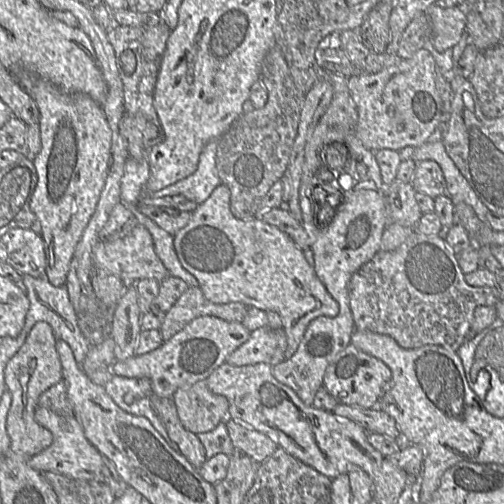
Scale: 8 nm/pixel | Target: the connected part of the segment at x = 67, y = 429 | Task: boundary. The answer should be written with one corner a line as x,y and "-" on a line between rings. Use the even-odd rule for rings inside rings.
36,407
35,420
53,435
52,444
27,460
27,464
40,473
54,472
66,477
90,482
102,474
103,458
88,441
75,415
63,416
44,407

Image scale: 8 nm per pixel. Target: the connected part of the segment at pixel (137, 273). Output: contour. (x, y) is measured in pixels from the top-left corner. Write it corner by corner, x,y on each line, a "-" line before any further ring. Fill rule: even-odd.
139,223
120,238
99,240
93,248
92,259
97,269
129,283
136,284
136,281
144,278
161,282
169,276
168,270
155,252
152,235
145,226

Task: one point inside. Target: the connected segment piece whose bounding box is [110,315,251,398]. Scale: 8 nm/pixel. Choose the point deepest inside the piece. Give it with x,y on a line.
192,354

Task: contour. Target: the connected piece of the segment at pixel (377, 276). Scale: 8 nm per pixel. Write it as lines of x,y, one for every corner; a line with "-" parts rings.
414,229
396,249
378,251
361,265
349,281
349,304
355,329
392,337
402,348
415,349
425,345
439,345
456,351
467,339
478,306
494,306
499,288
469,285
464,278
456,253
441,235
427,235

